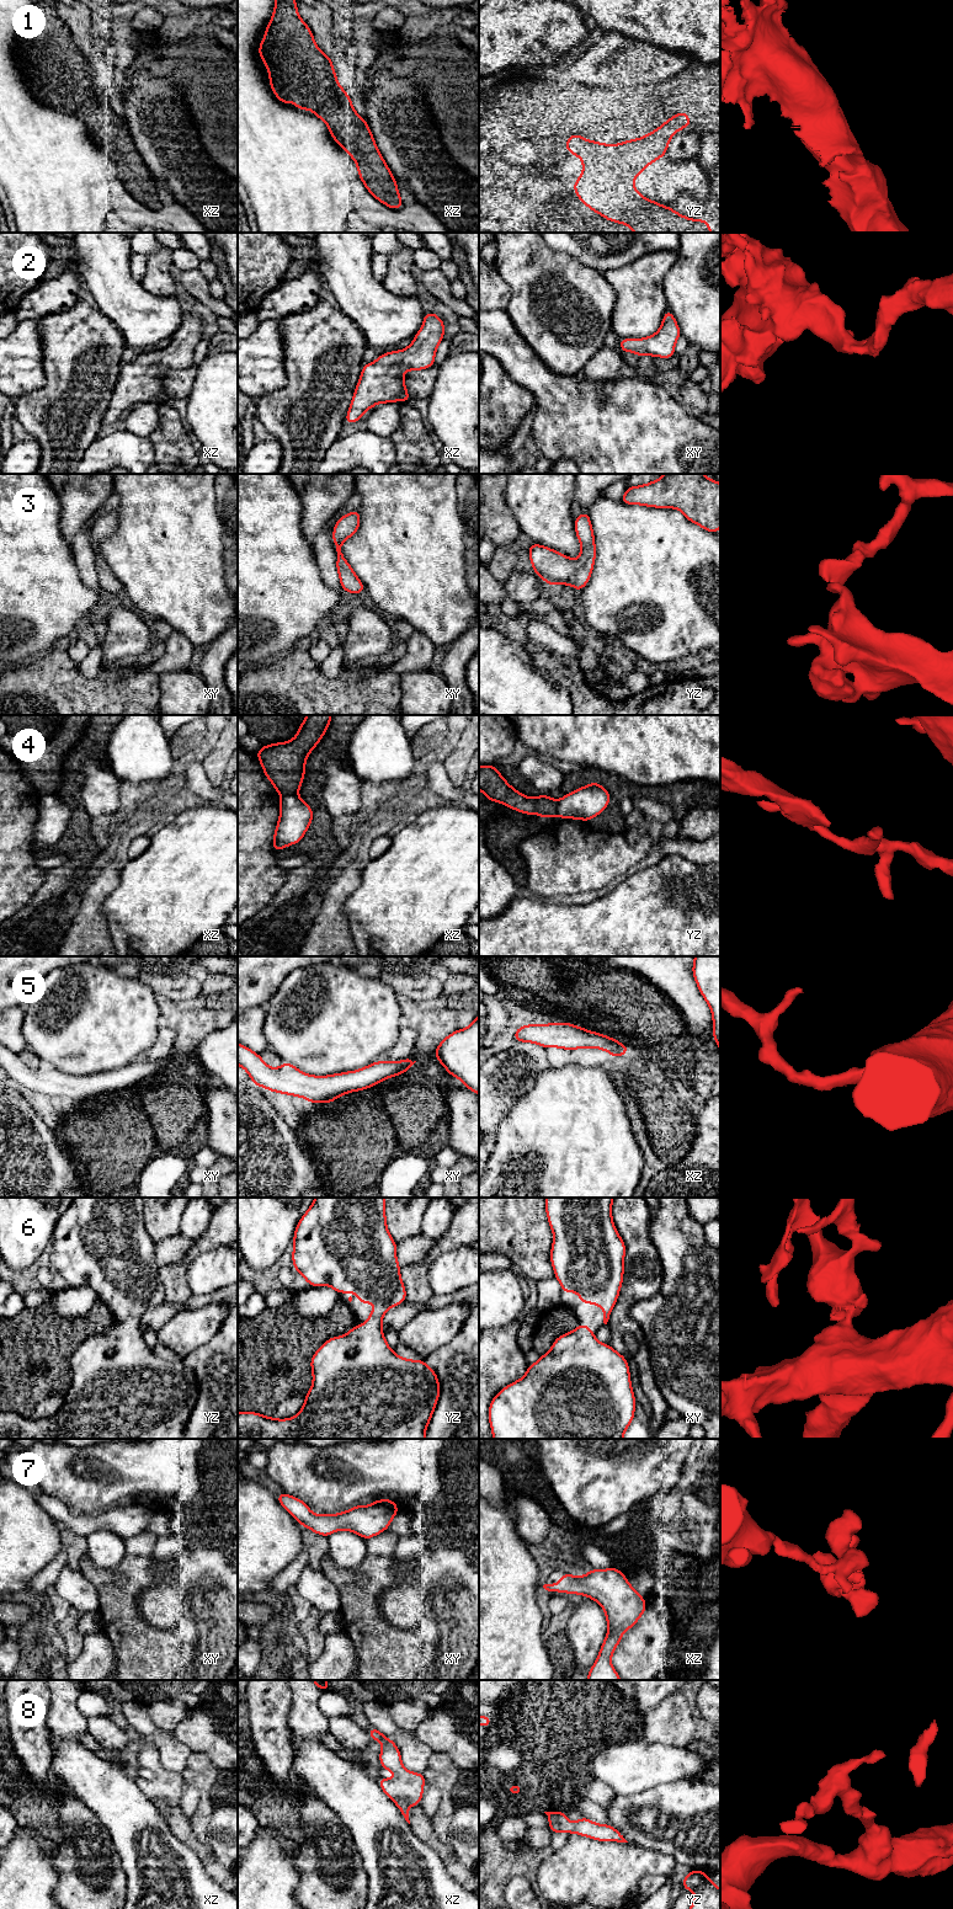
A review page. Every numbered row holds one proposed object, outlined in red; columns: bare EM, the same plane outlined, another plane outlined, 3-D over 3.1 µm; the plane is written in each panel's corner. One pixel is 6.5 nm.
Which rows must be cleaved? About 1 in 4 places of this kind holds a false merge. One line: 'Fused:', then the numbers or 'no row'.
Fused: 4

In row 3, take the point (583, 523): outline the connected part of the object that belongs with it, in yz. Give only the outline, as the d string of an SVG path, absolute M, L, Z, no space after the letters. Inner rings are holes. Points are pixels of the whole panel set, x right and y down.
M587 511L574 519L575 533L581 545L577 560L541 544L527 544L533 572L541 576L547 586L571 585L580 592L590 581L596 559L595 534Z

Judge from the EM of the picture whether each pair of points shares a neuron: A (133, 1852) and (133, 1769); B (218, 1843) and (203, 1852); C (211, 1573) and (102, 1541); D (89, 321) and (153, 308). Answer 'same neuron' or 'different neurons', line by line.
A: different neurons
B: different neurons
C: different neurons
D: different neurons

